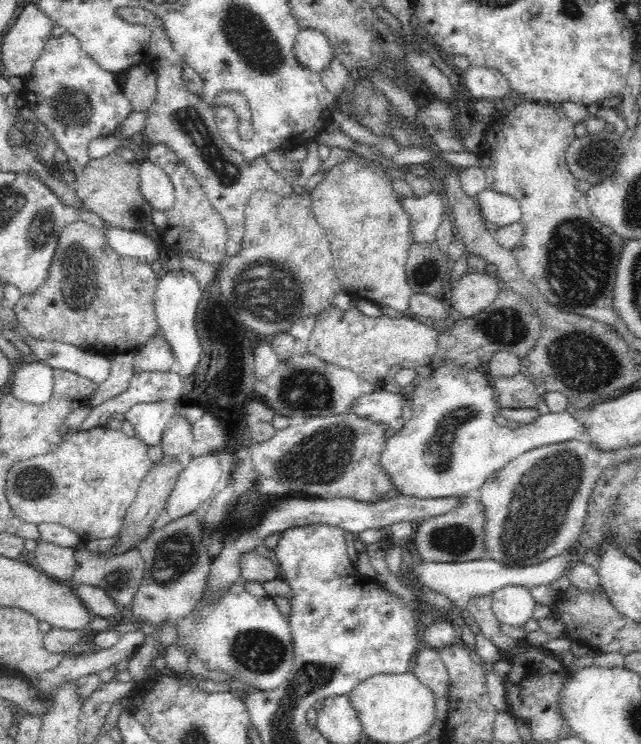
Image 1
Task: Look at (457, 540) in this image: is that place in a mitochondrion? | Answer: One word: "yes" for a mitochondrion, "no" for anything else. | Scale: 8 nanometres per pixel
yes

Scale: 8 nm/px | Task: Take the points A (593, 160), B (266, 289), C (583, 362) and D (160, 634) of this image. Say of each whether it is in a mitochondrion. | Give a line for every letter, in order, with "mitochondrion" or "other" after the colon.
A: mitochondrion
B: mitochondrion
C: mitochondrion
D: other

